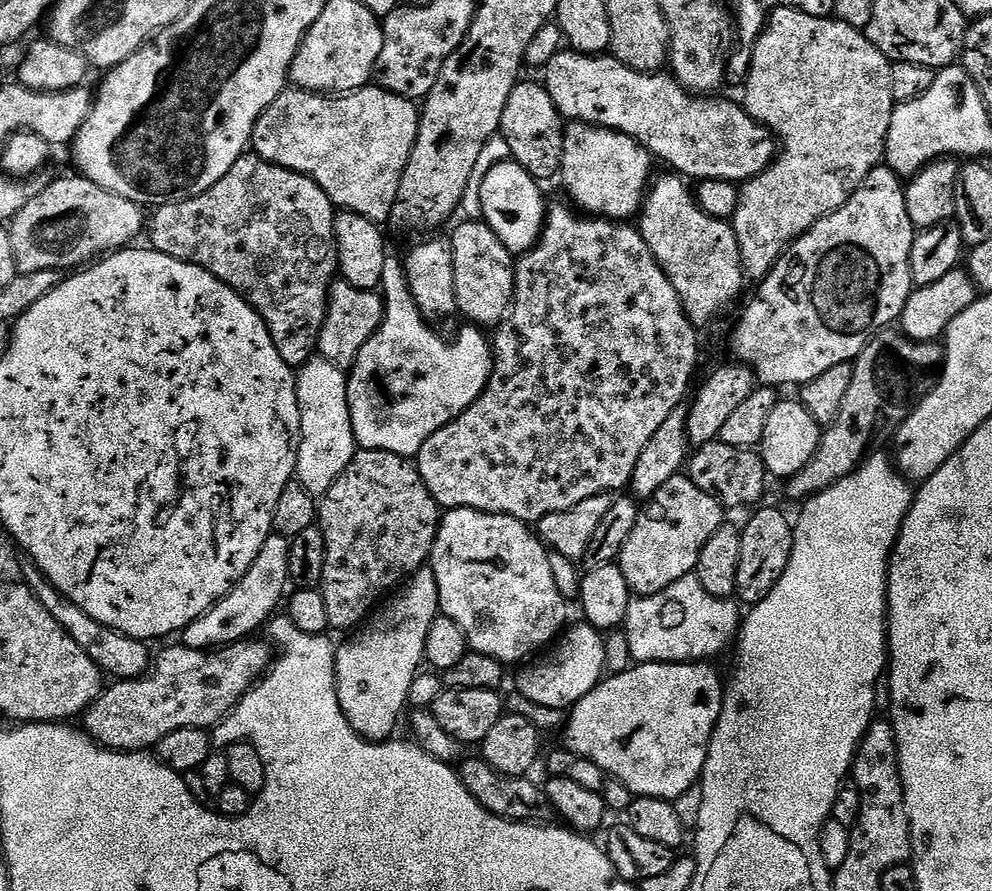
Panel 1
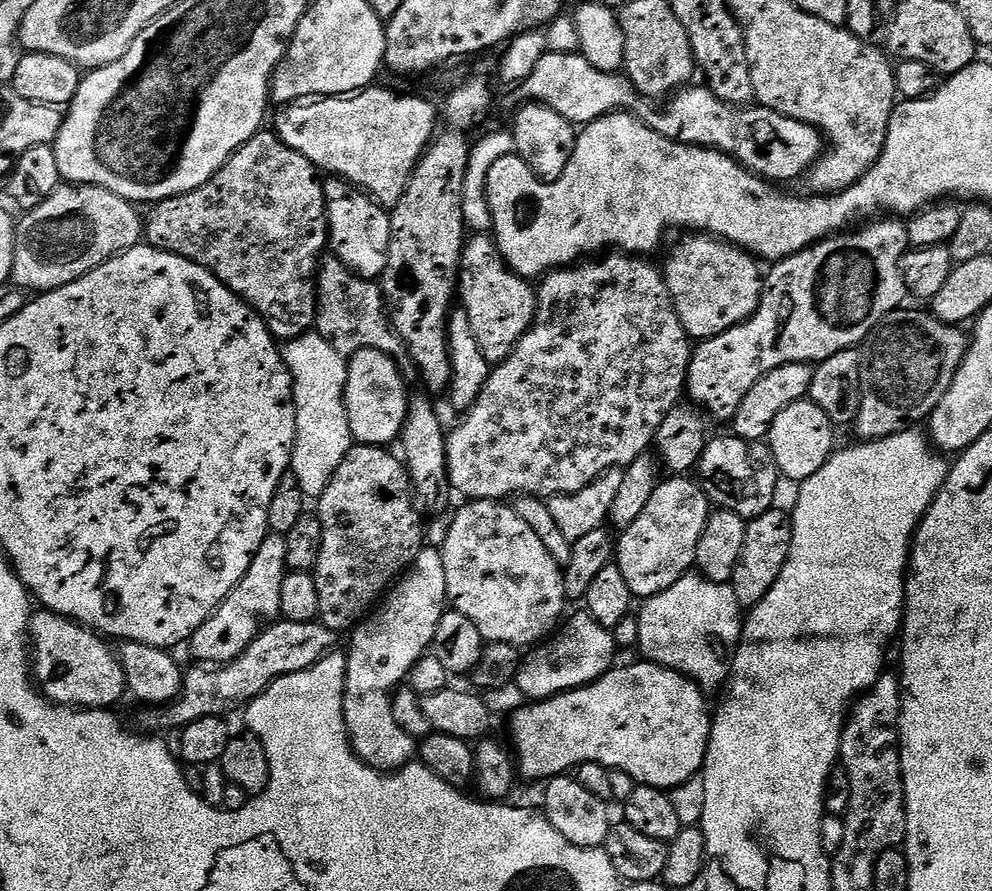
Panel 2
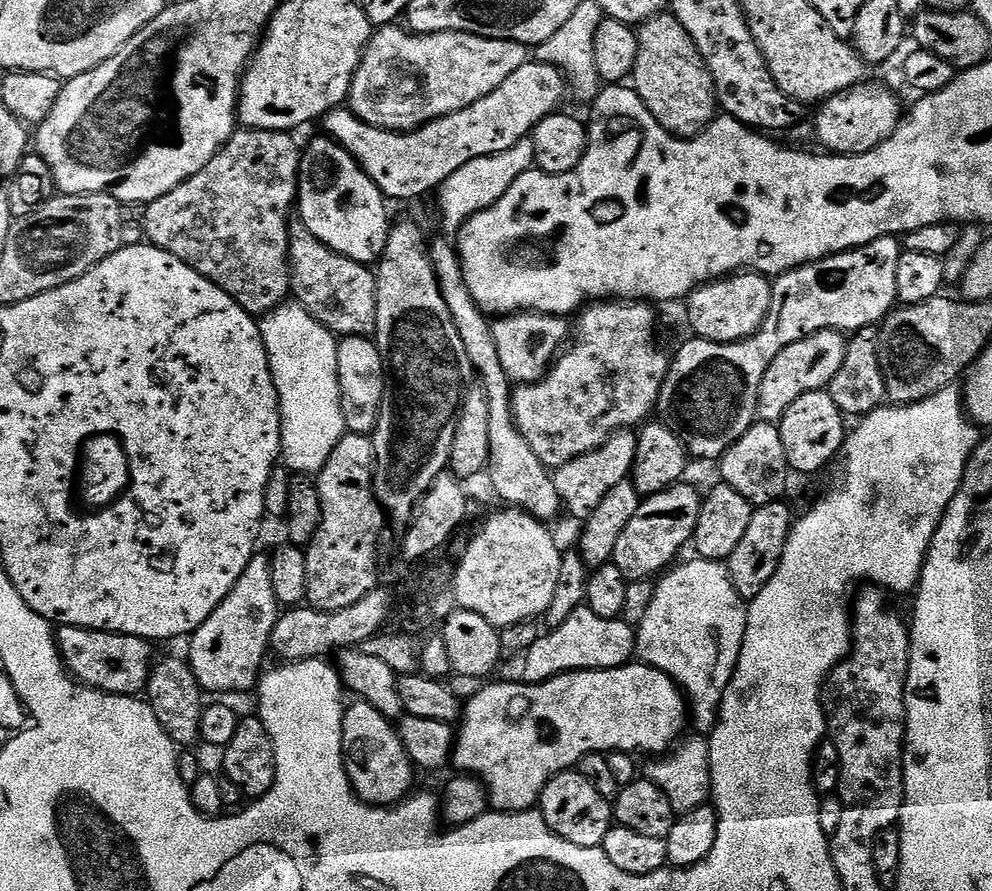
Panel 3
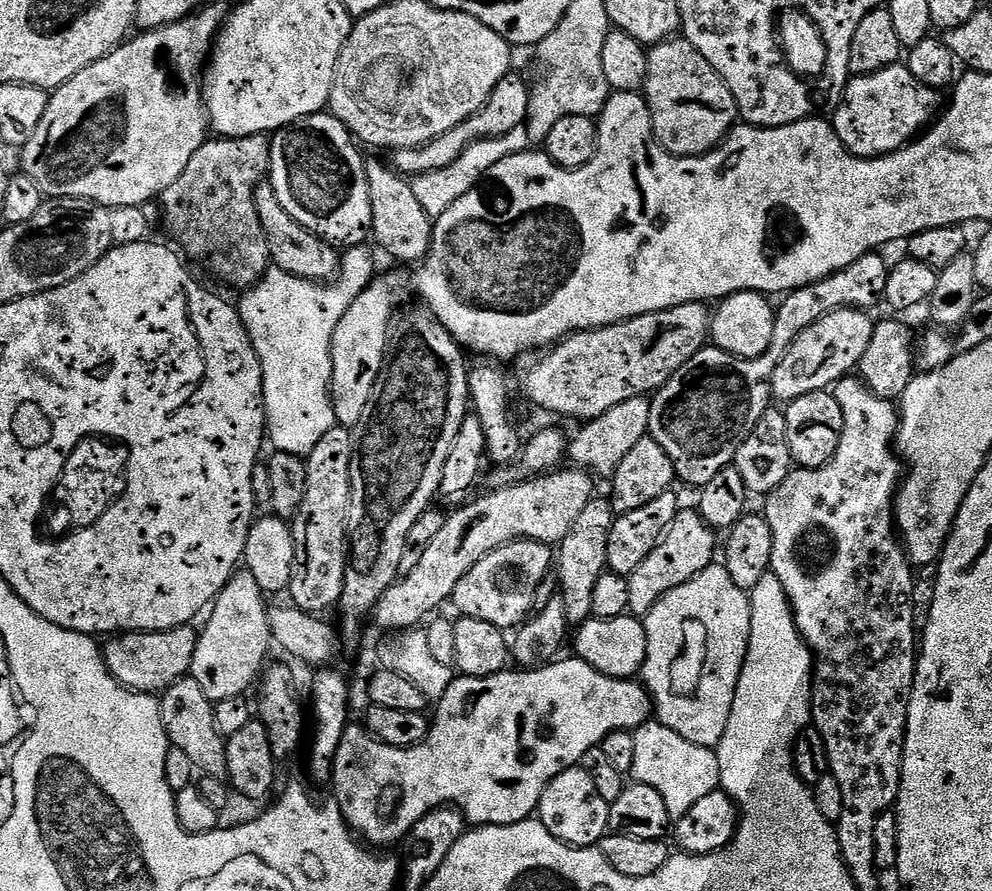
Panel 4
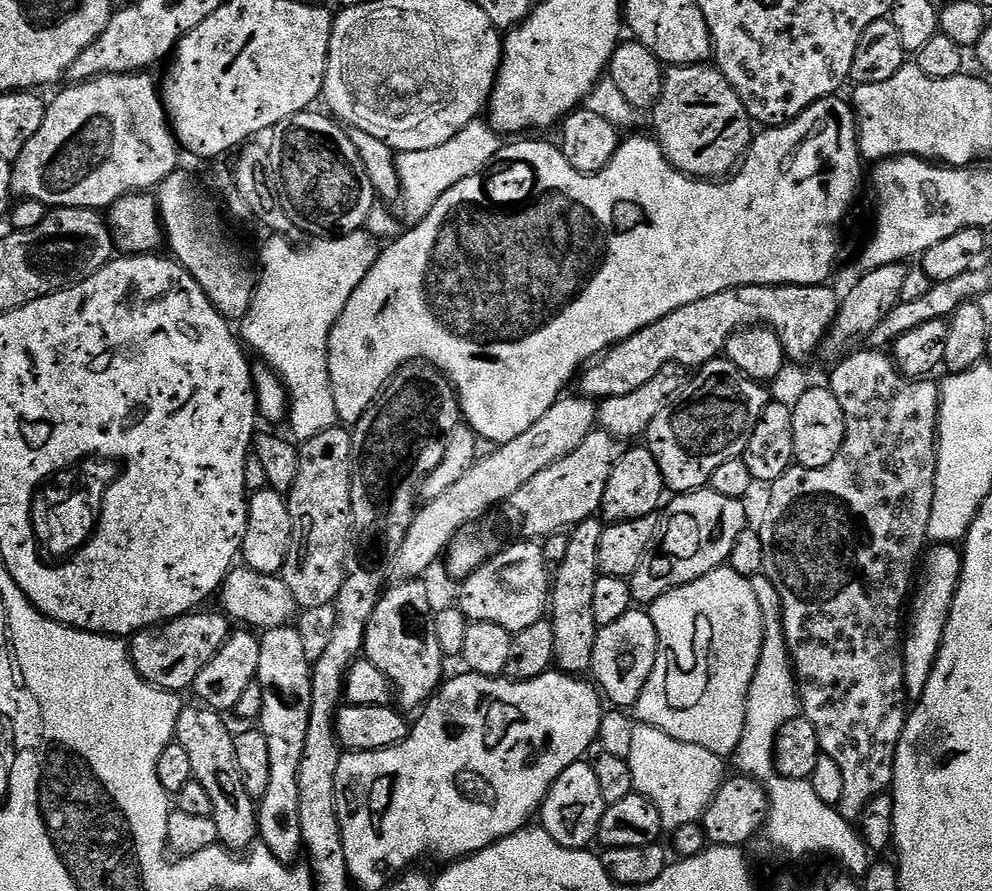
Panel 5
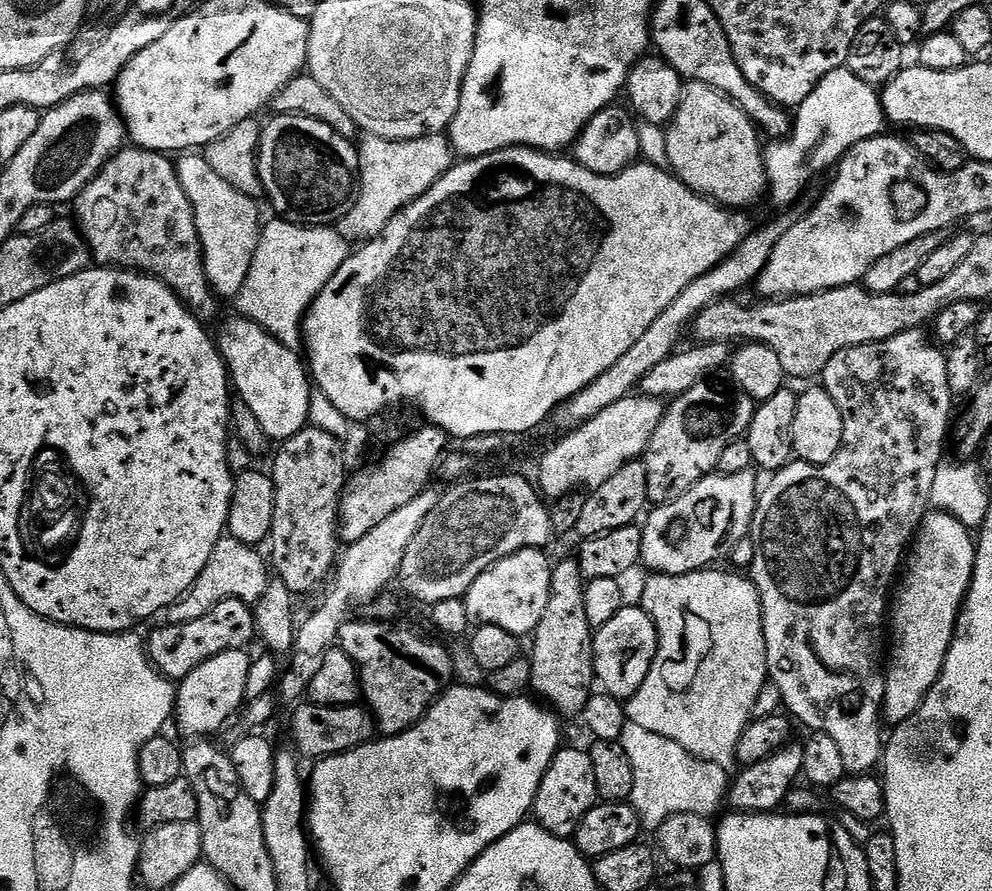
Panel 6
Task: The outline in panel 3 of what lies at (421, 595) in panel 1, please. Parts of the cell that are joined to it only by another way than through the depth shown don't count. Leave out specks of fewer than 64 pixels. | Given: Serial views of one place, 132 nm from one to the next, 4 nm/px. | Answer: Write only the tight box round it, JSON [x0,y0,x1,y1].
[342,698,413,806]

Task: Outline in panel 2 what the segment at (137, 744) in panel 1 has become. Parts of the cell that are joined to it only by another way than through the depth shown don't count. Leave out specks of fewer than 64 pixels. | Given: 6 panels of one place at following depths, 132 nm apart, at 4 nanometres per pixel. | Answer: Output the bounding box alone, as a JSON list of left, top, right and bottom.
[140,619,338,730]

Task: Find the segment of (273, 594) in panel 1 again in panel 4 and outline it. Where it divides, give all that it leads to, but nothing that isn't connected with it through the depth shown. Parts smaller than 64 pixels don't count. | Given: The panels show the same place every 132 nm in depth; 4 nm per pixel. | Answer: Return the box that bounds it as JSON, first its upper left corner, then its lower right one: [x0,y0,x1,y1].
[190,570,274,702]

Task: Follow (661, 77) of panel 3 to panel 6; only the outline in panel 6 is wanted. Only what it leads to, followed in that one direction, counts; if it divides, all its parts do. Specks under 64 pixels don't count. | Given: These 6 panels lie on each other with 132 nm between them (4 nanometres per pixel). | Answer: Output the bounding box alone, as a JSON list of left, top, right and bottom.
[666,80,769,210]

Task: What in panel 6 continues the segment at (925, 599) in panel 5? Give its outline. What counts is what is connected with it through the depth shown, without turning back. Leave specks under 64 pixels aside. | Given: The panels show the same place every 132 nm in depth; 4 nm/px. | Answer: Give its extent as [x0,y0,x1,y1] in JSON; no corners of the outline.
[884,511,976,726]

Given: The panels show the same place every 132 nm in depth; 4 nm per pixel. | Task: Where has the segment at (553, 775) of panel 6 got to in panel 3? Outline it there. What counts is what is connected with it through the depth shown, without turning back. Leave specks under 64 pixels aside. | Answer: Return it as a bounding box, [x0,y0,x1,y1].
[538,770,614,848]

